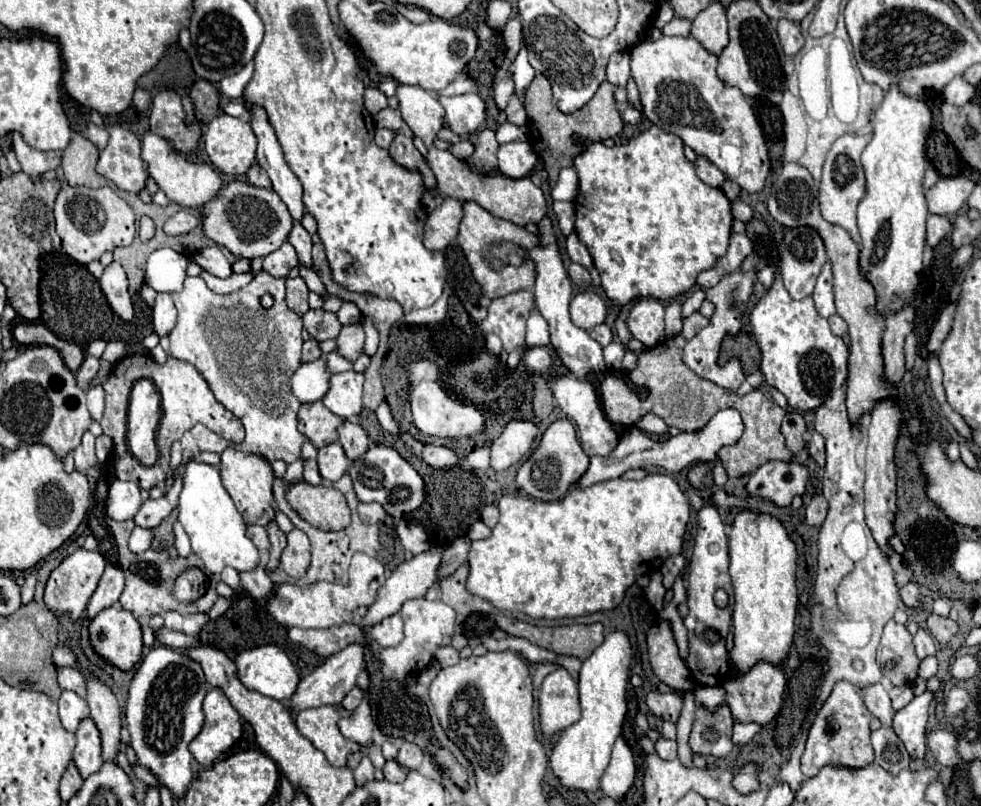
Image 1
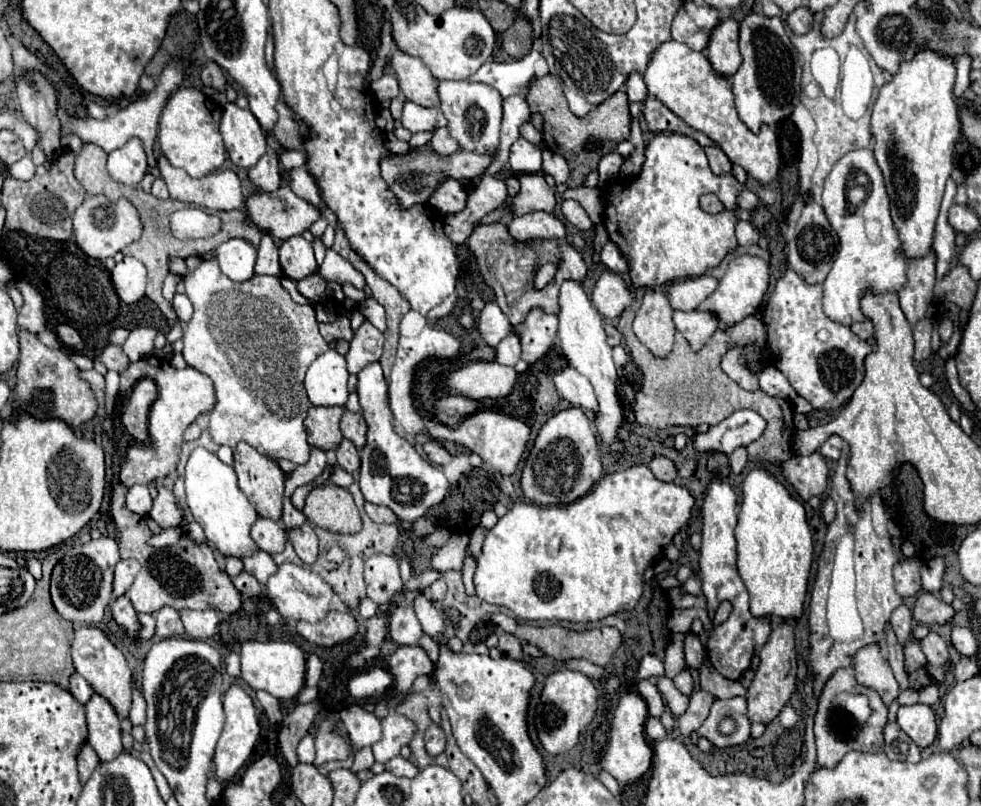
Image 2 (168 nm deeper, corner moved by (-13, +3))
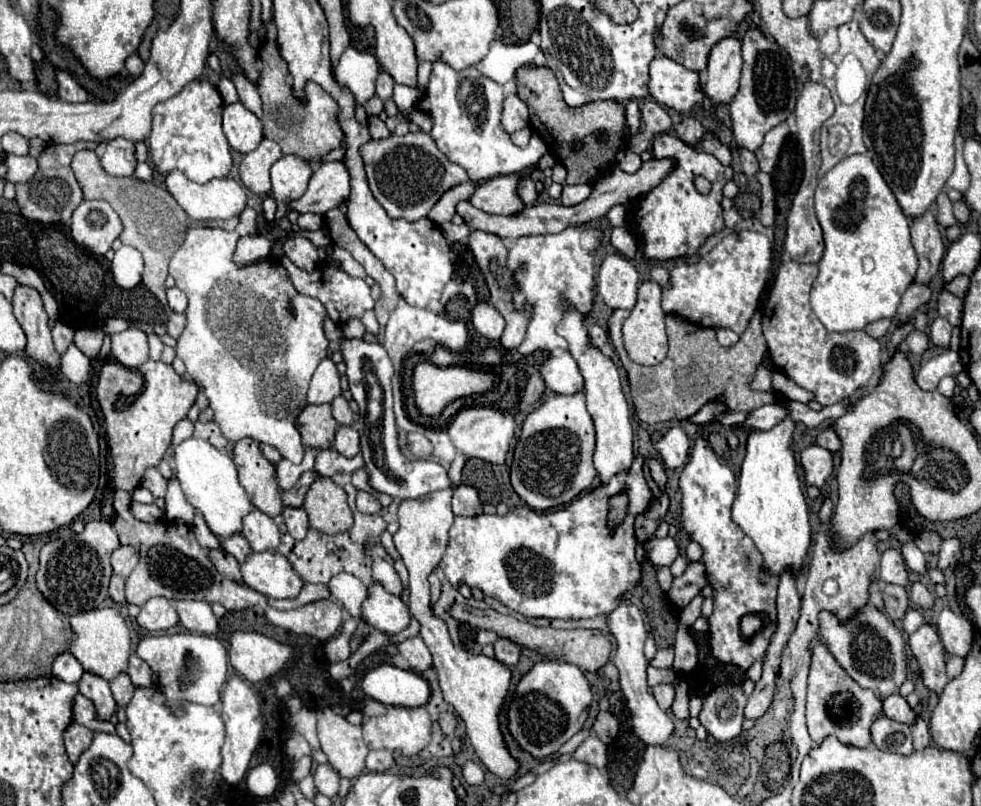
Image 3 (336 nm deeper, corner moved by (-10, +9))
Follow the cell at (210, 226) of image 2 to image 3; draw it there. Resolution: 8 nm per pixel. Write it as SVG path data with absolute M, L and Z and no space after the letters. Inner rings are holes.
M246 208L240 214L240 222L232 232L222 228L188 230L182 248L172 256L168 274L188 296L188 322L178 338L176 356L186 364L188 376L206 394L210 408L214 410L214 422L230 442L238 442L240 438L254 438L256 442L274 446L282 458L290 460L292 464L300 464L304 446L294 420L306 408L306 390L310 378L318 364L326 358L328 340L324 336L322 322L328 314L320 300L296 292L288 270L282 264L272 262L270 258L266 262L266 258L262 258L260 262L238 266L232 260L240 236L250 234L258 234L258 214L254 208ZM290 308L296 308L296 314L292 314Z

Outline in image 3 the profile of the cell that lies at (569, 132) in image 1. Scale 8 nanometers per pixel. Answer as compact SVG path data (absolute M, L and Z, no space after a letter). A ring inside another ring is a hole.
M522 66L516 70L518 98L526 102L530 110L530 126L544 138L550 154L566 166L568 184L592 184L600 174L616 166L618 148L626 146L626 120L624 106L614 100L588 102L582 108L570 108L558 86L558 80L550 68Z

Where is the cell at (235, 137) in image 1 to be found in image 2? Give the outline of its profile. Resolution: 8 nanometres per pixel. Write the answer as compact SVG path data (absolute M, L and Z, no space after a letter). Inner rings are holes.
M225 104L221 116L221 136L229 158L241 168L251 168L267 150L265 134L251 110Z

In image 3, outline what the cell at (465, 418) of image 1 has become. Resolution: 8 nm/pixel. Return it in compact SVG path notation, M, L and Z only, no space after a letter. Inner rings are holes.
M462 408L456 418L452 418L448 434L458 452L462 452L466 458L480 458L490 464L504 464L510 442L514 438L514 428L516 424L512 414L494 408Z

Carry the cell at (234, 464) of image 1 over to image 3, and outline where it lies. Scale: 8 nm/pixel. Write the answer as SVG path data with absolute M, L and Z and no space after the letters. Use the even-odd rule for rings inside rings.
M252 438L238 440L234 446L234 464L252 504L270 518L280 516L284 506L280 498L282 490L276 484L276 468L262 456L258 442Z

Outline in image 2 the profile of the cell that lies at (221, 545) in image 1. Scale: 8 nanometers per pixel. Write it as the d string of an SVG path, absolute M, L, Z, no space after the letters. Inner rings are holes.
M195 448L185 466L185 492L187 508L205 530L209 546L219 550L223 556L235 556L241 560L259 550L259 546L251 538L251 526L259 518L259 514L249 504L247 496L239 490L233 466L223 464L205 448Z

